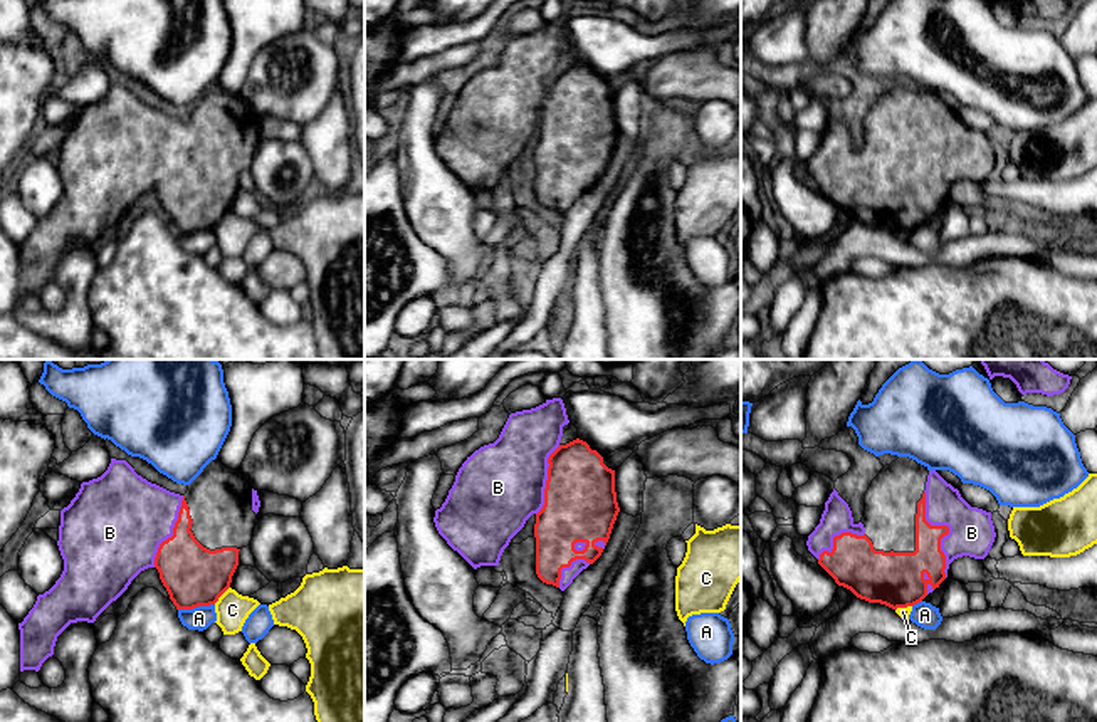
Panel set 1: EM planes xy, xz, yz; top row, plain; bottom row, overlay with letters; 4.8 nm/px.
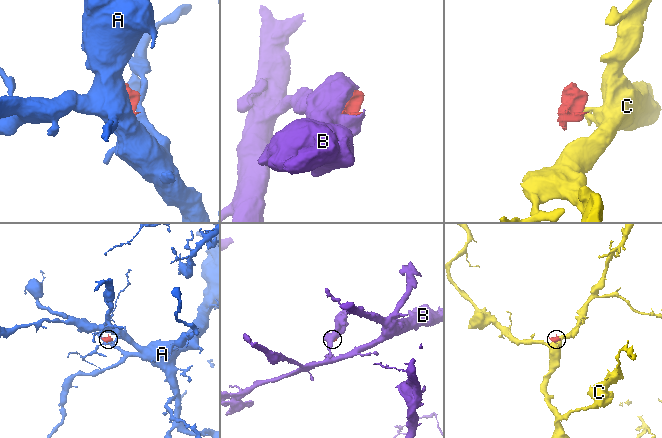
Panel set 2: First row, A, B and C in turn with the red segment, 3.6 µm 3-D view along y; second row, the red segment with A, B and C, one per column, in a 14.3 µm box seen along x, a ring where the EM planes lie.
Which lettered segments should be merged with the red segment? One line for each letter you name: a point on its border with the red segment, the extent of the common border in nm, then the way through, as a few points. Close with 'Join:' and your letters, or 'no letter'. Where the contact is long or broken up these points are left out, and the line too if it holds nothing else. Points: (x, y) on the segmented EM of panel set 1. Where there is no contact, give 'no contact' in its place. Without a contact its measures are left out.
B: contact yz (948, 528); length 420 nm
Join: B

